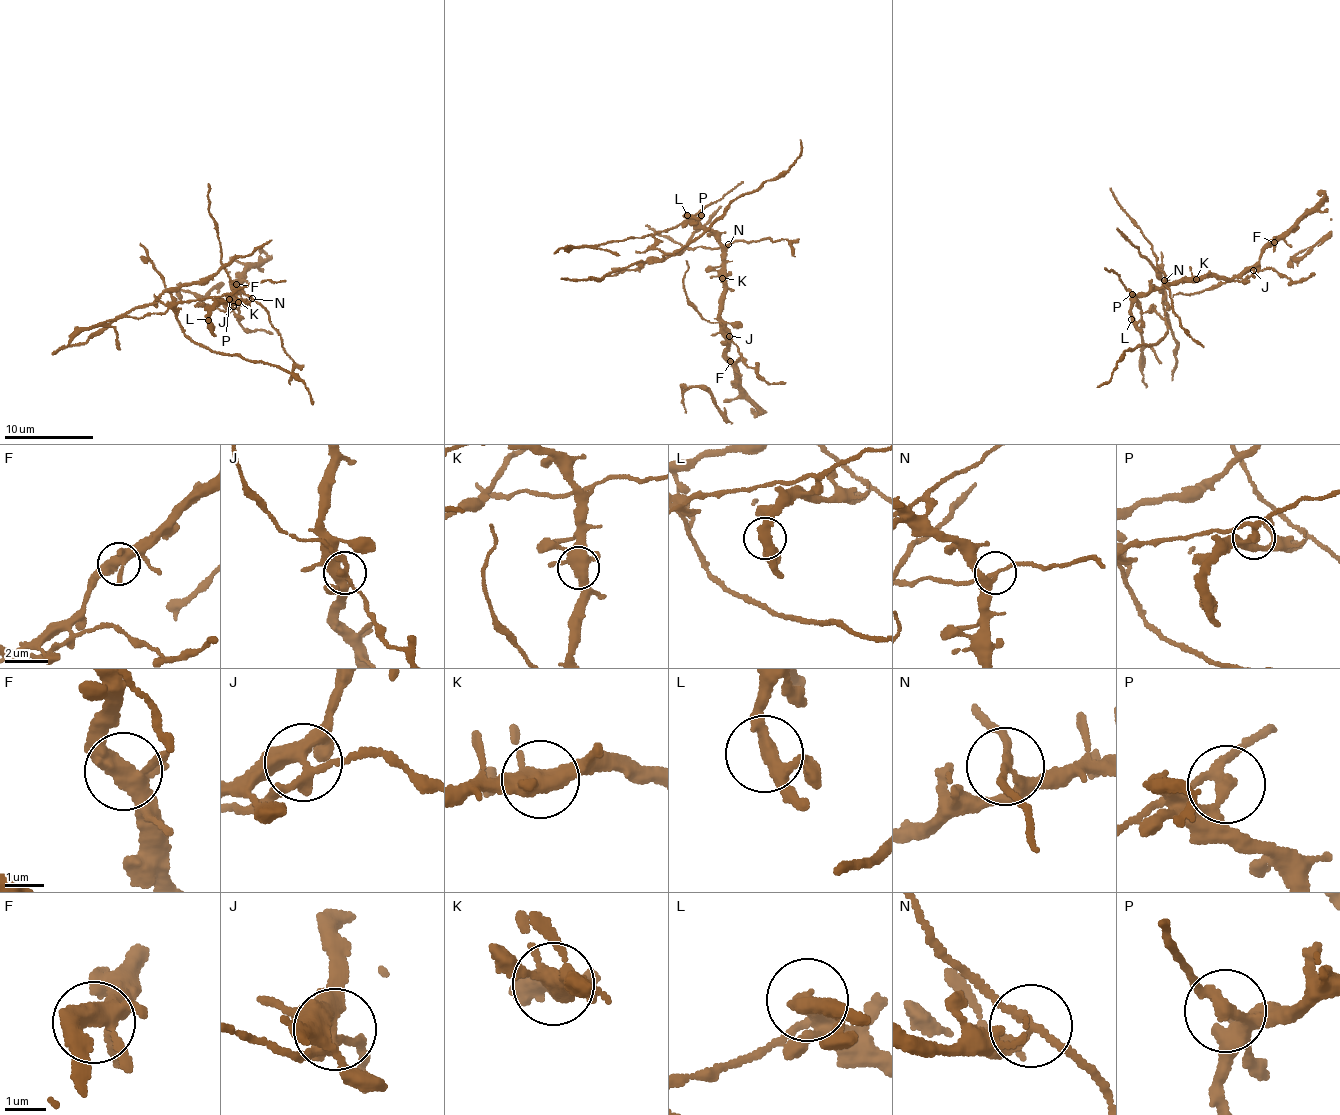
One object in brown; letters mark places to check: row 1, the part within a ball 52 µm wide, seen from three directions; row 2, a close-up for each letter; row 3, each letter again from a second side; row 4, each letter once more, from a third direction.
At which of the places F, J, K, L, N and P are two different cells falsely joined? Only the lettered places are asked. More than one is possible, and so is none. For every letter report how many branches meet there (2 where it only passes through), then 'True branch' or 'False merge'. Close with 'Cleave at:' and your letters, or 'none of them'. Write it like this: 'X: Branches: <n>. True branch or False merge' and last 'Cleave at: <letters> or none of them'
F: Branches: 4. True branch
J: Branches: 4. False merge
K: Branches: 4. True branch
L: Branches: 3. True branch
N: Branches: 3. False merge
P: Branches: 3. False merge
Cleave at: J, N, P

